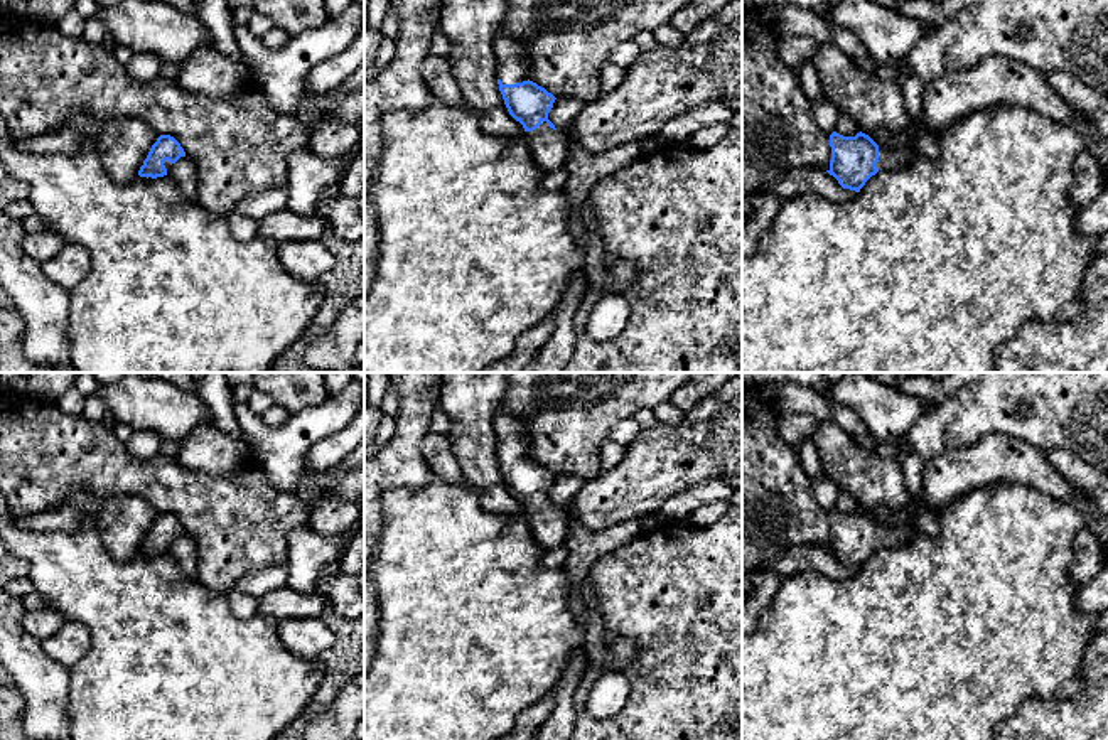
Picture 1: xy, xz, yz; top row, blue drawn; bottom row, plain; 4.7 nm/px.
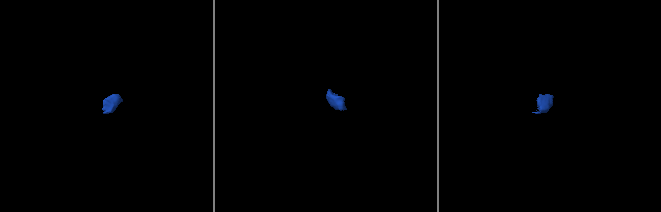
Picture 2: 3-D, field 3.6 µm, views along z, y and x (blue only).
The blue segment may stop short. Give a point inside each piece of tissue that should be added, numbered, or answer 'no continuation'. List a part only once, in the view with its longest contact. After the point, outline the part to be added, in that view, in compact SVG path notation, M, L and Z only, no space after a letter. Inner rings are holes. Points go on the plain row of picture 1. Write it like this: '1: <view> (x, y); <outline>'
1: xz (511, 439); M496 411L492 420L496 453L503 462L528 458L528 430L509 413Z
2: xz (548, 525); M546 499L526 509L526 521L531 528L535 541L545 550L565 548L568 523L562 509L548 504Z

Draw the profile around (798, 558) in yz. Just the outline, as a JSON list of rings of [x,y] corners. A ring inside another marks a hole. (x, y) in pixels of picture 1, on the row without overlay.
[[[798,544],[786,550],[776,561],[769,565],[779,576],[796,575],[804,570],[815,570],[828,578],[848,578],[858,570],[843,566],[838,558],[820,546]]]

